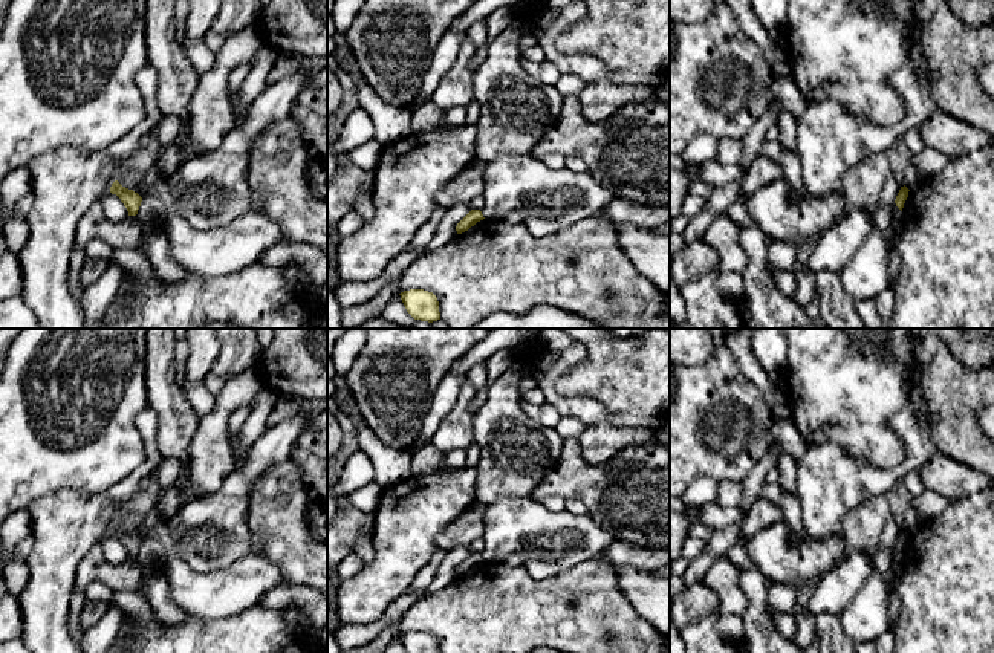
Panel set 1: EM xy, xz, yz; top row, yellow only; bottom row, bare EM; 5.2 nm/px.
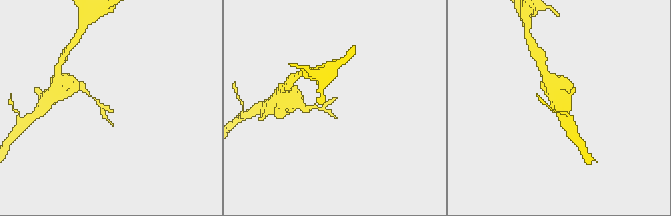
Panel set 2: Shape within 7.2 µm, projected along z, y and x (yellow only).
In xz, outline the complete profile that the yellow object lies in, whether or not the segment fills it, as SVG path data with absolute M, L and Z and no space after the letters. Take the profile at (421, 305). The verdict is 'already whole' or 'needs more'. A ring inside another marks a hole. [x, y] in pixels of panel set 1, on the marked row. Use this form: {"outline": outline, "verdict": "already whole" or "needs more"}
{"outline": "M410 289L399 294L407 312L421 321L440 320L439 301L433 292L424 289Z", "verdict": "already whole"}

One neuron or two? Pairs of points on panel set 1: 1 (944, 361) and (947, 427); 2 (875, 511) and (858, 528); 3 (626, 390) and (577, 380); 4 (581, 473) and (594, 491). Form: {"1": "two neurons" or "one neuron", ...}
{"1": "one neuron", "2": "one neuron", "3": "one neuron", "4": "one neuron"}

